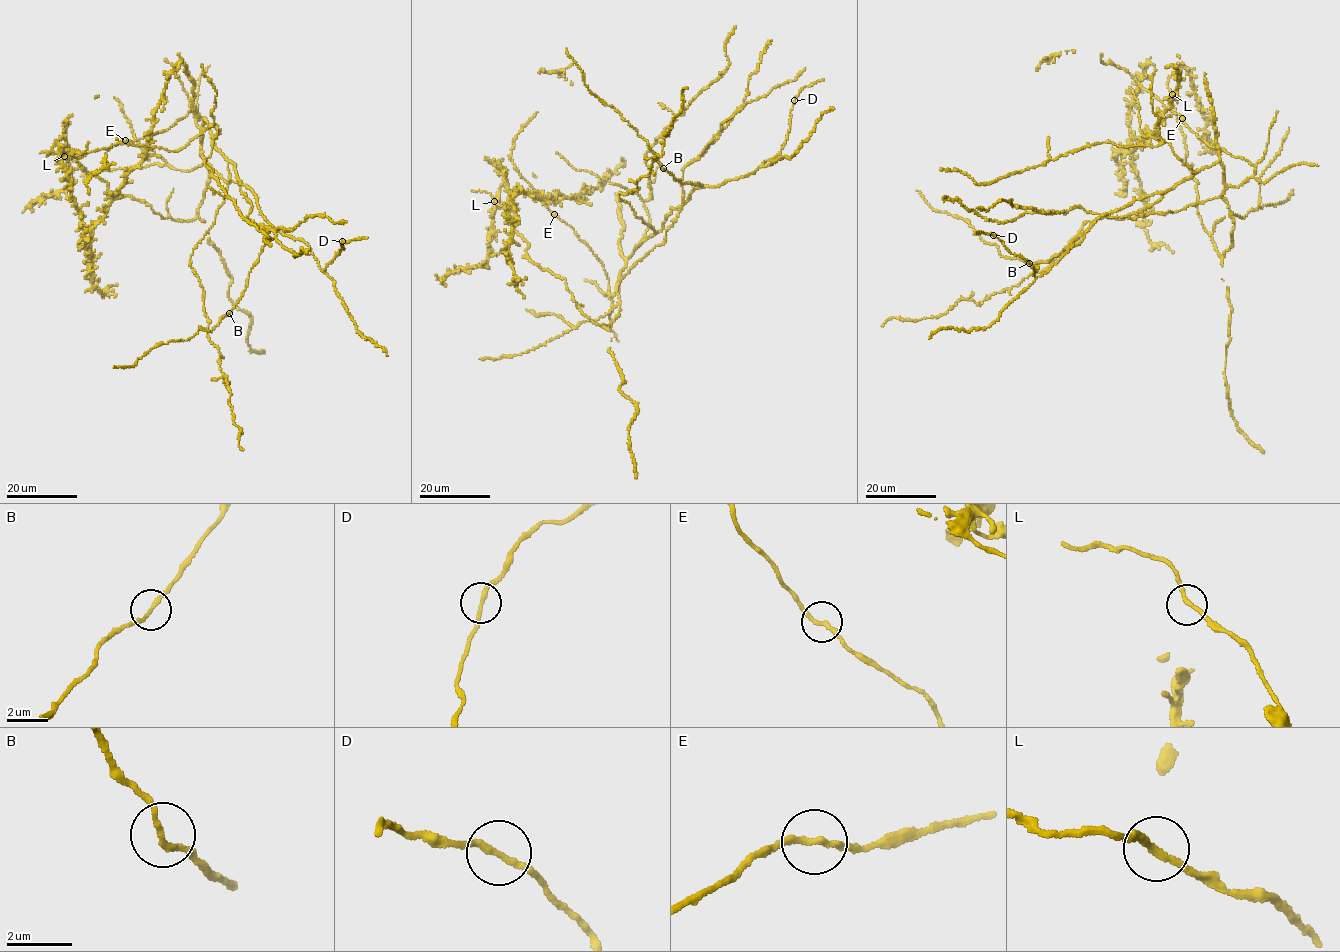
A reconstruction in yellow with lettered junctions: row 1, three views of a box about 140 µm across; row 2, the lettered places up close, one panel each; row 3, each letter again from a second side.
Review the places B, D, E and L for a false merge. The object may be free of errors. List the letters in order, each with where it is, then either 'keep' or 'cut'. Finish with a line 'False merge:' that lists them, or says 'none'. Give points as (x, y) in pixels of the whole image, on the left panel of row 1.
B: at (229, 313); keep
D: at (342, 241); keep
E: at (125, 140); keep
L: at (64, 156); keep
False merge: none

